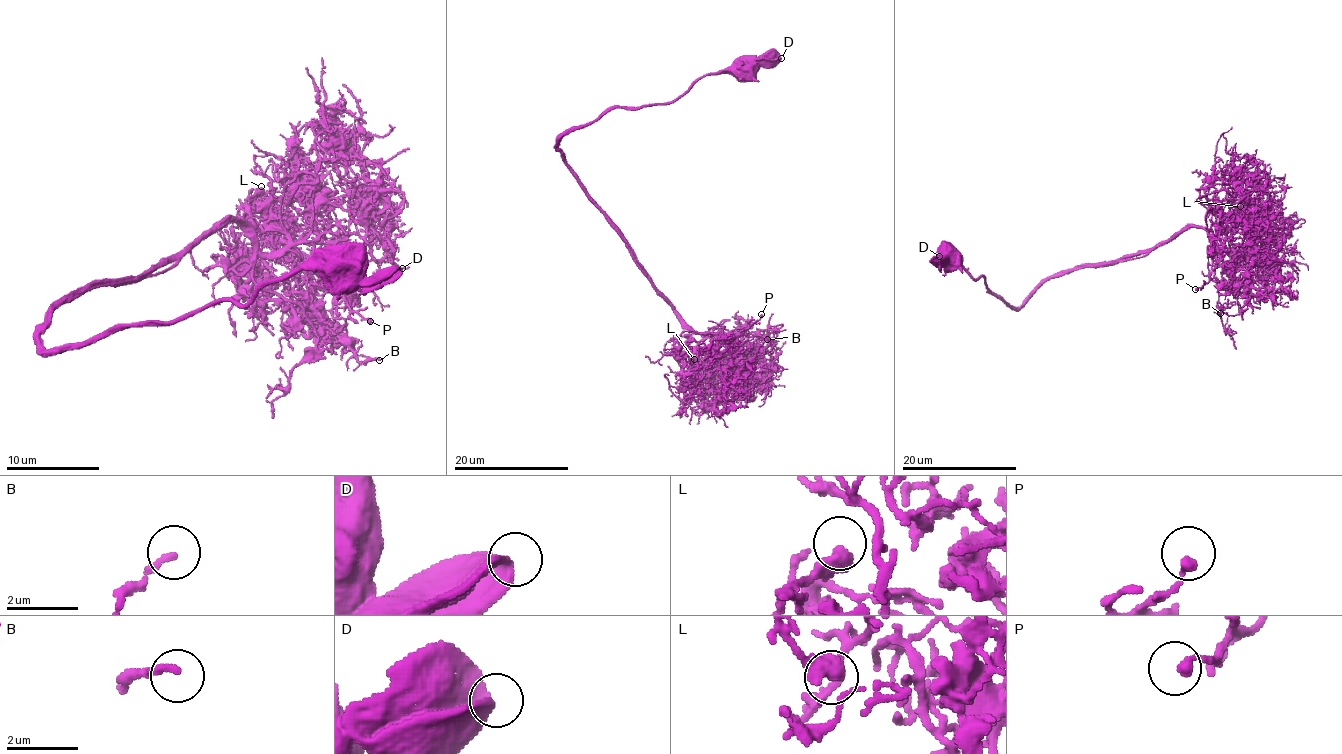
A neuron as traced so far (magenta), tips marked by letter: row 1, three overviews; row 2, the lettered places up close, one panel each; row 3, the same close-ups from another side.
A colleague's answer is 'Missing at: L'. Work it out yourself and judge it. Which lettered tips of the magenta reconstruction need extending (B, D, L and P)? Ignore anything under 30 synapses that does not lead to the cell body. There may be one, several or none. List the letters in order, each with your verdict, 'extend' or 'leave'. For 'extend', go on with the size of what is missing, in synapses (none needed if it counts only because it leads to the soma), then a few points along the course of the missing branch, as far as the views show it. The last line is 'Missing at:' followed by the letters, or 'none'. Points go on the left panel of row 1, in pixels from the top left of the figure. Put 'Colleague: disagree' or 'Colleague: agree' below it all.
B: leave
D: leave
L: leave
P: leave
Missing at: none
Colleague: disagree

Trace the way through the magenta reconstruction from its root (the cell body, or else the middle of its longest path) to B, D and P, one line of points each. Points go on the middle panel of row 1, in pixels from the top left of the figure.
B: (741, 72), (700, 76), (670, 102), (607, 108), (558, 151), (678, 318), (721, 337), (733, 381), (767, 339)
D: (741, 72), (747, 65), (781, 58)
P: (741, 72), (700, 76), (670, 102), (607, 108), (573, 126), (558, 151), (690, 329), (740, 335), (761, 314)

